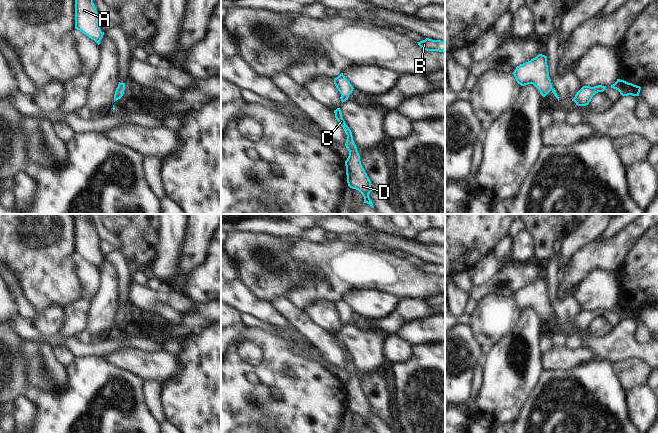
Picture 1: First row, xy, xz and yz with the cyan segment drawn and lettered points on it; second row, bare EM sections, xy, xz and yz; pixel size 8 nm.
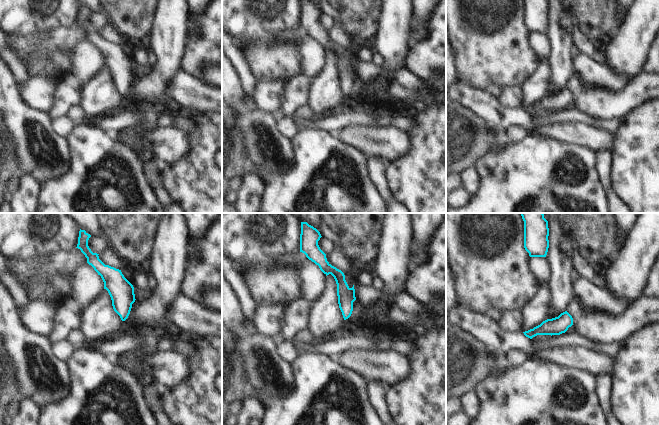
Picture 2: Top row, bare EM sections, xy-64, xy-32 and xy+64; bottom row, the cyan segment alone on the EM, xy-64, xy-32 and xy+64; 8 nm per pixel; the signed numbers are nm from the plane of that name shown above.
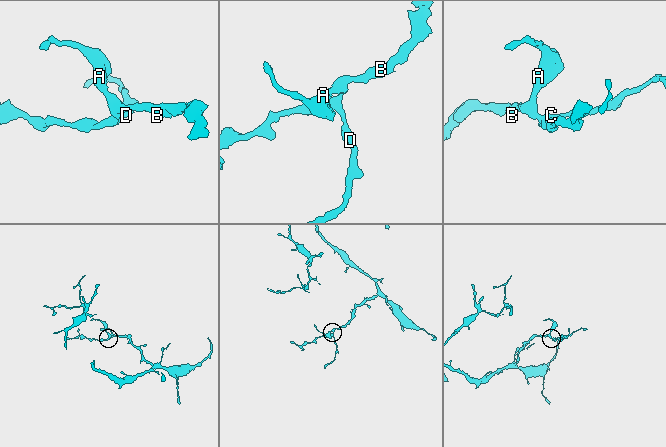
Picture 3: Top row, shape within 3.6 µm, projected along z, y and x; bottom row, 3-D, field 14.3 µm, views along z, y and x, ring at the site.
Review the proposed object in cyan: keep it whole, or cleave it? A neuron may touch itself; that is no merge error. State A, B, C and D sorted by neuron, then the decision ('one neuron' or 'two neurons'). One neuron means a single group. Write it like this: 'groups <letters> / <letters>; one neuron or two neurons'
groups A B C D; one neuron

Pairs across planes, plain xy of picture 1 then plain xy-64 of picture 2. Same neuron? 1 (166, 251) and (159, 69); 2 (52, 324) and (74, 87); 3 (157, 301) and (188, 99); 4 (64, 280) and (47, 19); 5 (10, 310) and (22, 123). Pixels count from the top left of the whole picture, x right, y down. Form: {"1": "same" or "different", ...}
{"1": "same", "2": "different", "3": "same", "4": "same", "5": "same"}

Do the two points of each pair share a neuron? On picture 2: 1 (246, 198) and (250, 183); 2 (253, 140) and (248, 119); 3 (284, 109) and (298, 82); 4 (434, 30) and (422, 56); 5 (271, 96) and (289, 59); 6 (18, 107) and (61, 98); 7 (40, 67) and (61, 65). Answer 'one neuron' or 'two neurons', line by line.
1: one neuron
2: one neuron
3: one neuron
4: one neuron
5: two neurons
6: two neurons
7: one neuron

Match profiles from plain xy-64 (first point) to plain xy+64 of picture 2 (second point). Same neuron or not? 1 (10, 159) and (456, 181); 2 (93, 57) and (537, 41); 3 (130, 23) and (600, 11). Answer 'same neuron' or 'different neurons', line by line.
1: different neurons
2: same neuron
3: same neuron

